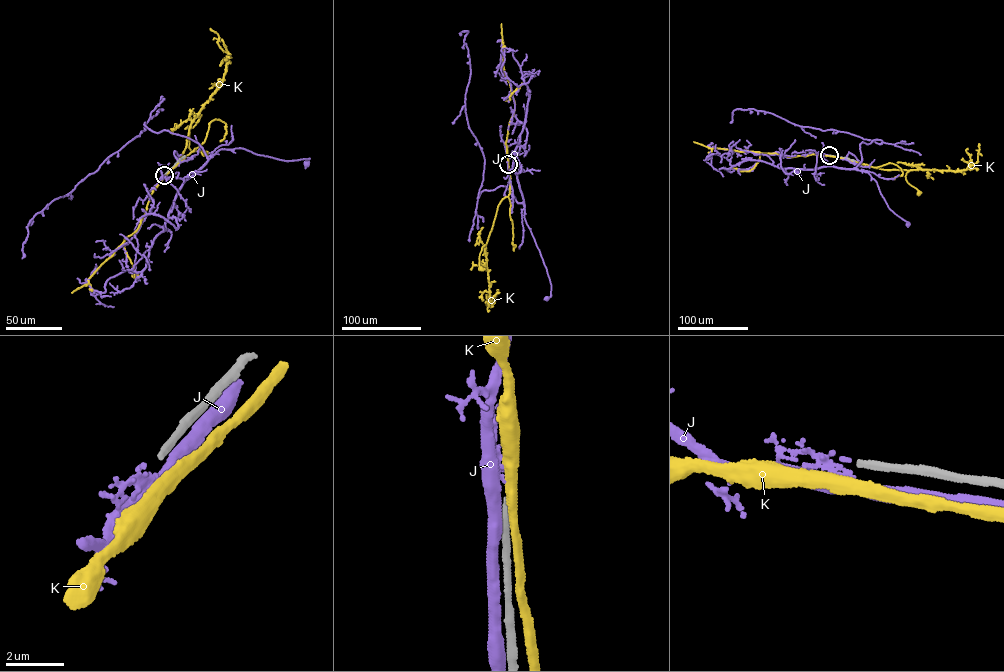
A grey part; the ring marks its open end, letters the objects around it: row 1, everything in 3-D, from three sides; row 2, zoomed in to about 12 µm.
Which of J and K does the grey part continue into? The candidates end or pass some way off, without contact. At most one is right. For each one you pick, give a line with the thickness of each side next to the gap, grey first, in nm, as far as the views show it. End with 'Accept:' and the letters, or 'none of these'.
Accept: none of these

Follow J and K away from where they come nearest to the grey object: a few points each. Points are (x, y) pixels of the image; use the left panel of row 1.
J: (164, 175), (161, 178), (173, 176), (184, 181), (221, 149), (241, 148), (285, 161), (309, 158), (306, 163)
K: (165, 175), (185, 157), (179, 158), (186, 147), (189, 130), (188, 147), (204, 153)

